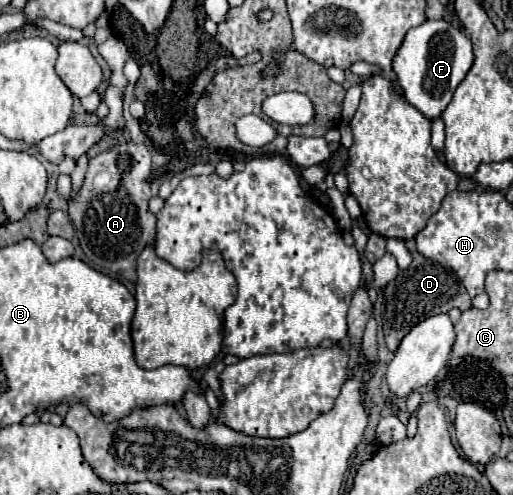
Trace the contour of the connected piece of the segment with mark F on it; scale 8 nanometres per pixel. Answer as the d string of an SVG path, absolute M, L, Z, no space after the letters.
M424 21L406 33L400 51L394 57L394 73L404 89L404 97L428 119L440 117L452 99L454 89L466 77L474 63L472 41L446 21Z

